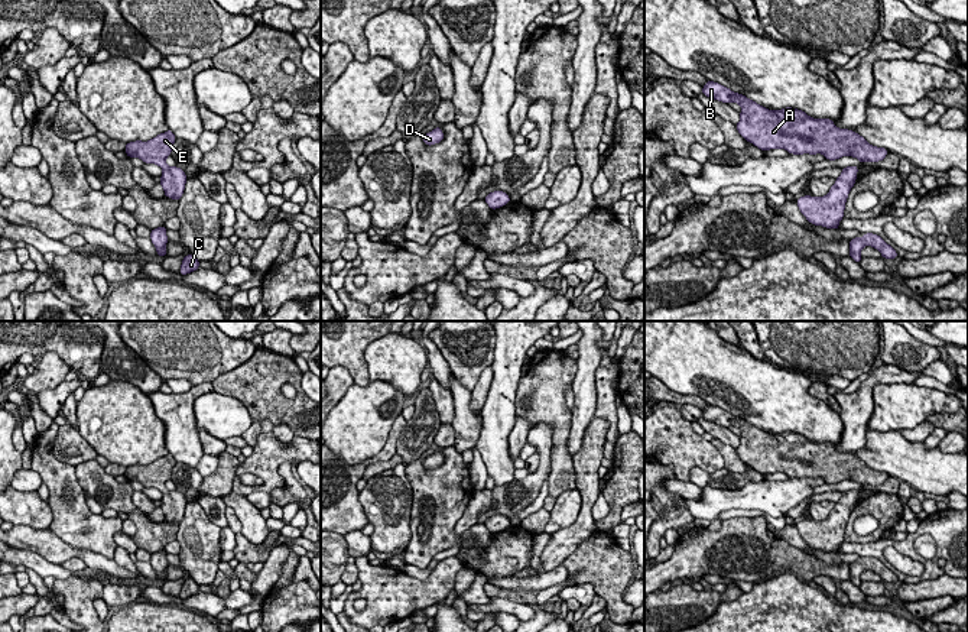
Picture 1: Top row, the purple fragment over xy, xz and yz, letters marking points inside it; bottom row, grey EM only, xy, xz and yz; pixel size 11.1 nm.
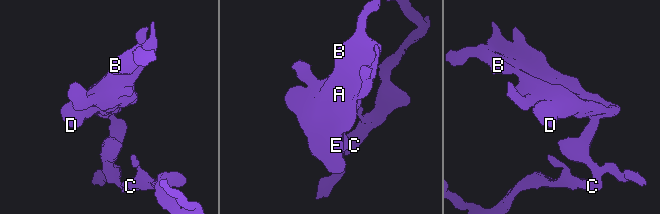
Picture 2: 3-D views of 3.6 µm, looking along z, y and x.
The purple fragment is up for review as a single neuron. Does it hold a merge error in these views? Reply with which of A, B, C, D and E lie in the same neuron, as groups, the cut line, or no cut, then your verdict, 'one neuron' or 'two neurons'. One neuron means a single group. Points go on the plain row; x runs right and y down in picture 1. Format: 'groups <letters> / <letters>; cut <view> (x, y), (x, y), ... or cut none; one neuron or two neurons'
groups A B C D E; cut none; one neuron

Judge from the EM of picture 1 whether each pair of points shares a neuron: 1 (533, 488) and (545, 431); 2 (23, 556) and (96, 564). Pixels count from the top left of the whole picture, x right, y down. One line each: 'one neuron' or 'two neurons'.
1: one neuron
2: two neurons

